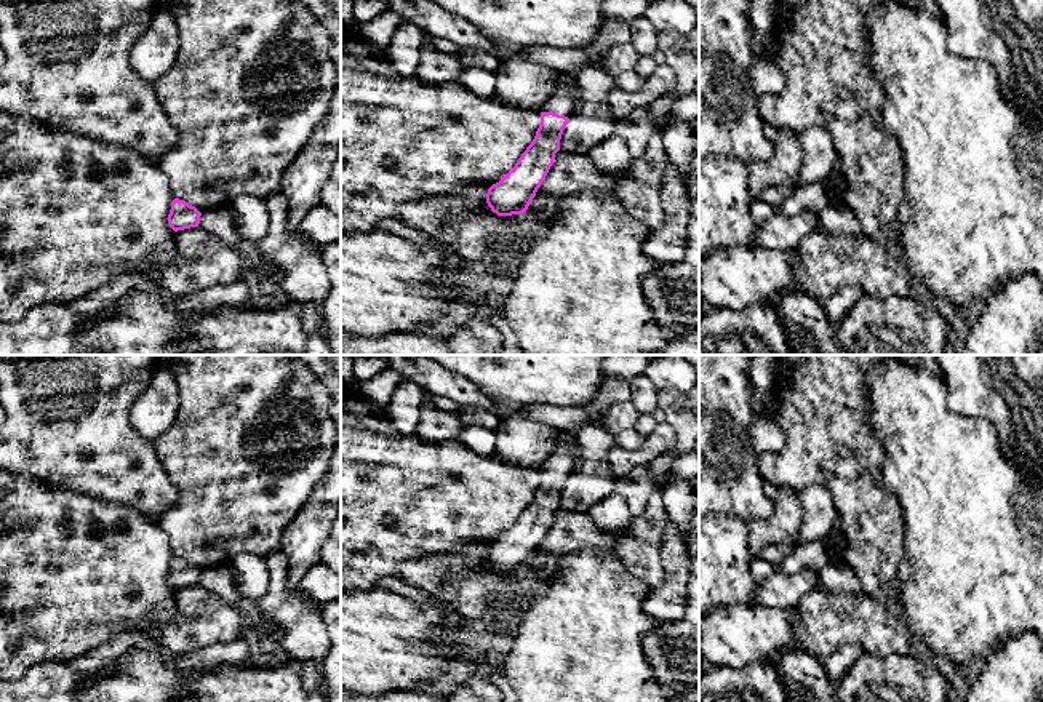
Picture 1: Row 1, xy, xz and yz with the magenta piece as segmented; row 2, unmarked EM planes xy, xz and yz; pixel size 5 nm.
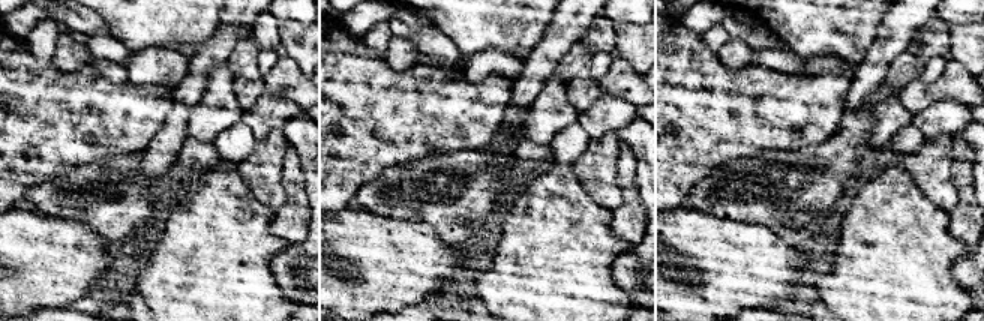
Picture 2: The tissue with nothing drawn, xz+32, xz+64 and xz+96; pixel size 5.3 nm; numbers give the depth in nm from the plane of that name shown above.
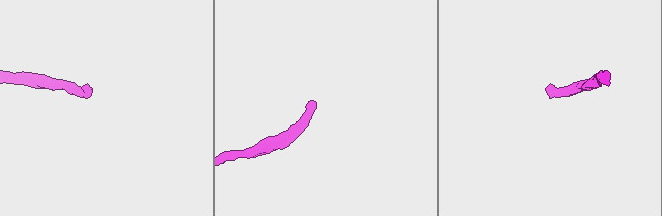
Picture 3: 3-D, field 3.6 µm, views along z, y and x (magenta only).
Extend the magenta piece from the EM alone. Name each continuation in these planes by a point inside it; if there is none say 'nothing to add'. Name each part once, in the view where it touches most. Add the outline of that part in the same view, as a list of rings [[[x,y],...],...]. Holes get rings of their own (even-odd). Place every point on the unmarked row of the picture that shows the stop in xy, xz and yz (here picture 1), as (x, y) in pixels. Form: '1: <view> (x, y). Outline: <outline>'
1: xz (559, 461). Outline: [[[553,449],[553,453],[542,464],[542,470],[553,470],[558,473],[565,473],[568,477],[573,475],[574,457],[568,451]]]

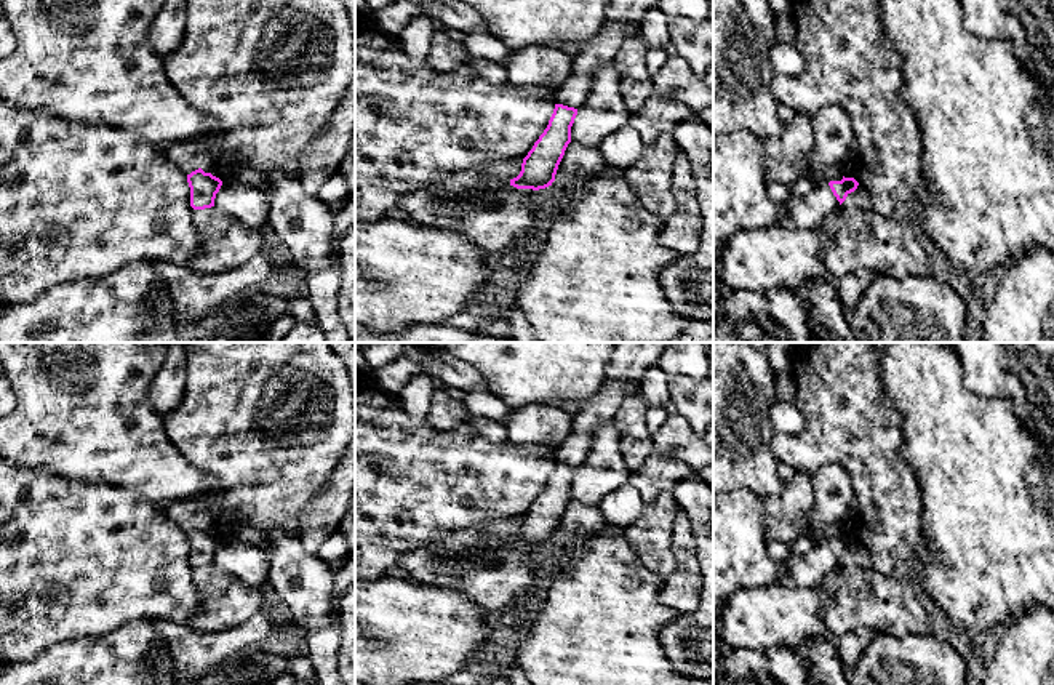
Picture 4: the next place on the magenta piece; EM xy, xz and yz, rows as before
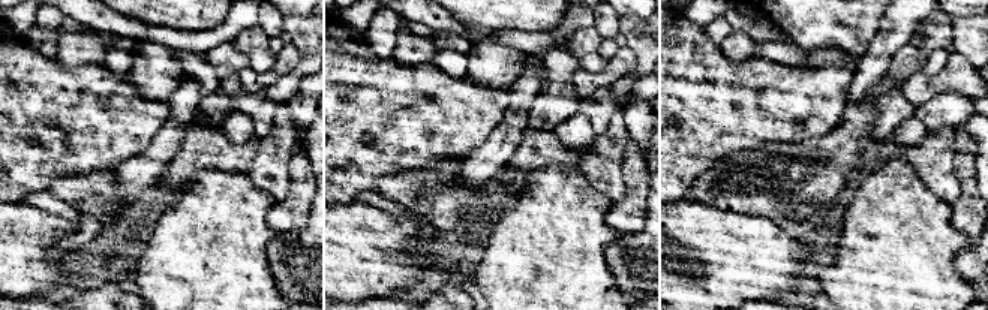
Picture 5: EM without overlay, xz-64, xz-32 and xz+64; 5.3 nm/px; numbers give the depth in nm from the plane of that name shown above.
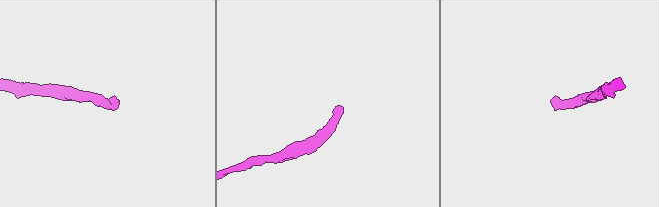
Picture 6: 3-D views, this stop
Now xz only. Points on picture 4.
1: xz (629, 360). Outline: [[[616,342],[605,383],[573,416],[569,435],[557,447],[555,461],[581,467],[603,421],[613,419],[622,400],[635,392],[646,370],[657,365],[670,342]]]

